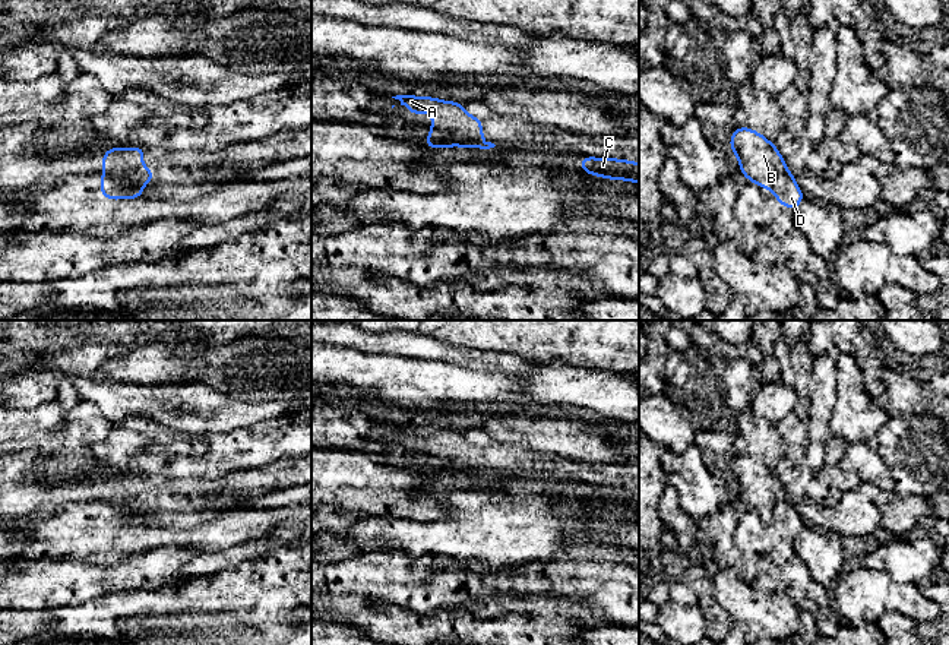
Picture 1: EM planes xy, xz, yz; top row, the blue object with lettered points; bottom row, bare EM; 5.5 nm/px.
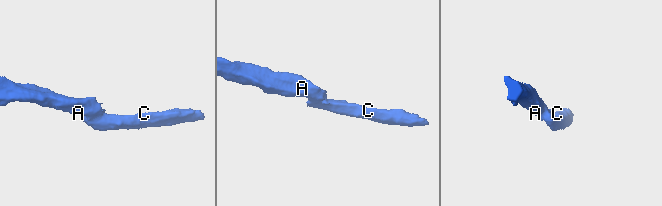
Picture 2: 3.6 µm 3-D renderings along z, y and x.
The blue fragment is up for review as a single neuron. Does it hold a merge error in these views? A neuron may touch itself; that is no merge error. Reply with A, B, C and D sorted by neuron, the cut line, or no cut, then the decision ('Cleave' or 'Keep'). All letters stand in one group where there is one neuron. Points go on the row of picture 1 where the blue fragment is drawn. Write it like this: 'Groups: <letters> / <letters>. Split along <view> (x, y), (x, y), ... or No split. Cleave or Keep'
Groups: A B / C D. Split along xz (432, 127), (448, 133), (473, 135), (481, 141). Cleave

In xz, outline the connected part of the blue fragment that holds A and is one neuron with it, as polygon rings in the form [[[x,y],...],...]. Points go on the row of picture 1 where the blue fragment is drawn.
[[[415,95],[392,97],[411,110],[411,117],[418,113],[430,113],[433,116],[431,129],[447,135],[474,136],[483,140],[483,120],[469,116],[462,102],[440,101],[434,97],[418,98]]]

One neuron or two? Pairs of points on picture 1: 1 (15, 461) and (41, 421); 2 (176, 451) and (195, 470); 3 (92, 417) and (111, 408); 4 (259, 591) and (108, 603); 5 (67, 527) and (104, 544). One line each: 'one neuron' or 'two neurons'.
1: two neurons
2: two neurons
3: two neurons
4: one neuron
5: one neuron

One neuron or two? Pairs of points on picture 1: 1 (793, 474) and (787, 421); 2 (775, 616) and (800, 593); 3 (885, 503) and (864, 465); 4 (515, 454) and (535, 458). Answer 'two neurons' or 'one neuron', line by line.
1: one neuron
2: two neurons
3: one neuron
4: one neuron

